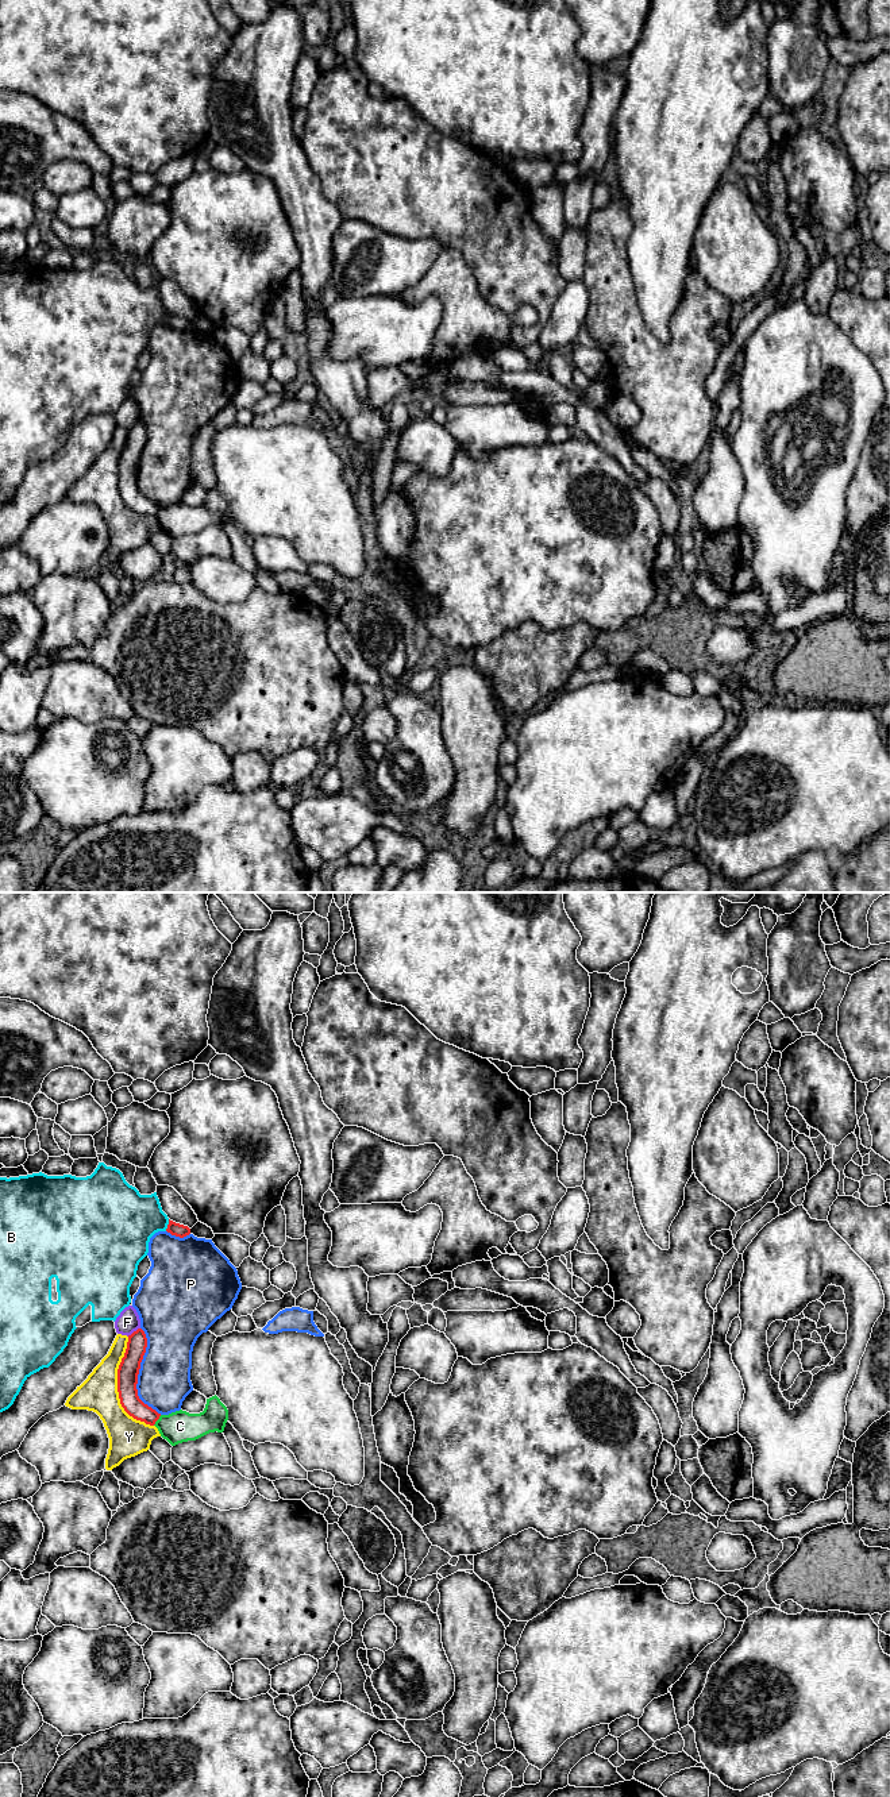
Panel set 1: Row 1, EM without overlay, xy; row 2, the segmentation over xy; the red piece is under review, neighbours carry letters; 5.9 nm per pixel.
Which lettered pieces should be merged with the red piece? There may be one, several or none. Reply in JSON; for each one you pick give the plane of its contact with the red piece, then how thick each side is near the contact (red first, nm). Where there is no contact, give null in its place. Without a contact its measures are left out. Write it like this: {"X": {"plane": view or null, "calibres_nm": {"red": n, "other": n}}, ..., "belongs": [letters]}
{"belongs": []}

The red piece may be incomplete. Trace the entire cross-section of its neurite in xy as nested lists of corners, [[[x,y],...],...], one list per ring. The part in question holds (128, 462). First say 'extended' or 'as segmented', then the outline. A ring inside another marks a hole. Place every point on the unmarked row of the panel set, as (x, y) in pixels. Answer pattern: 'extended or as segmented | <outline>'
as segmented | [[[142,421],[128,428],[127,441],[117,462],[117,485],[124,504],[136,513],[154,518],[161,506],[138,489],[138,467],[146,446],[147,431]]]

